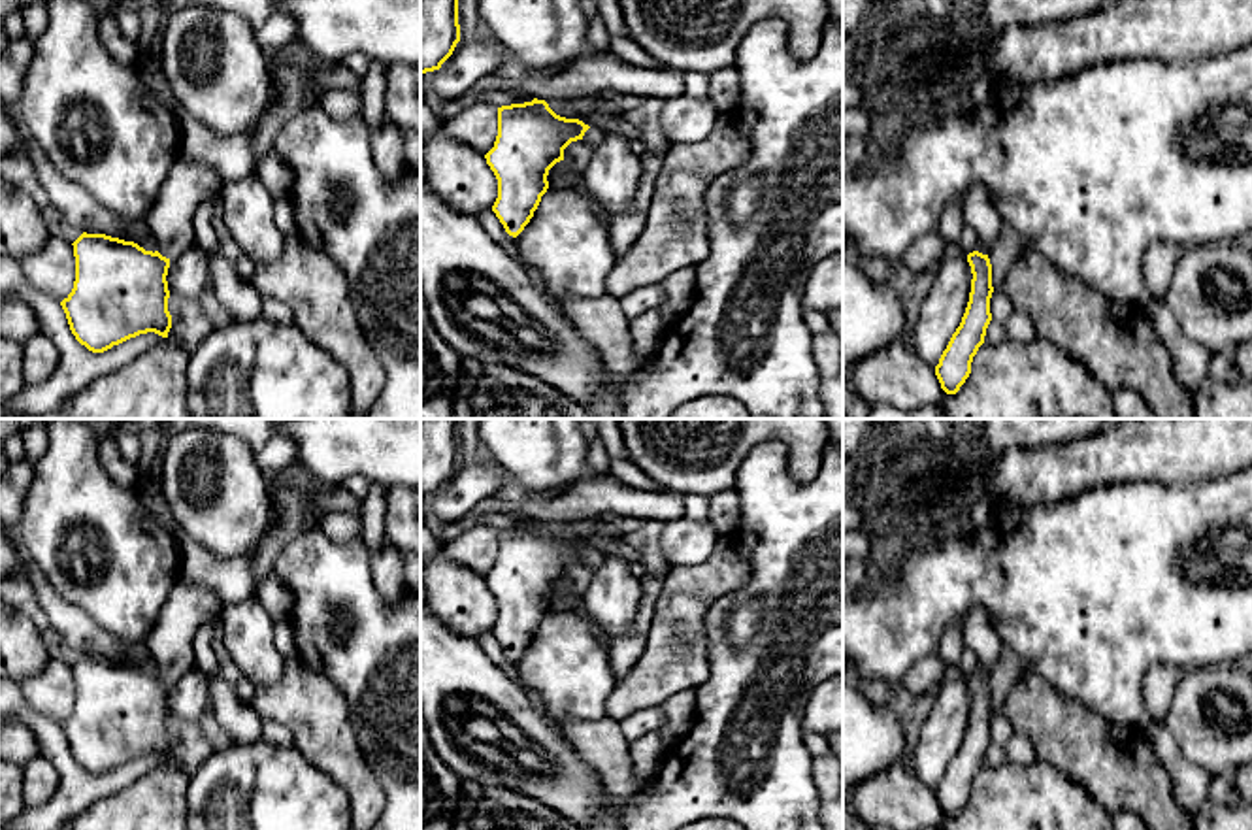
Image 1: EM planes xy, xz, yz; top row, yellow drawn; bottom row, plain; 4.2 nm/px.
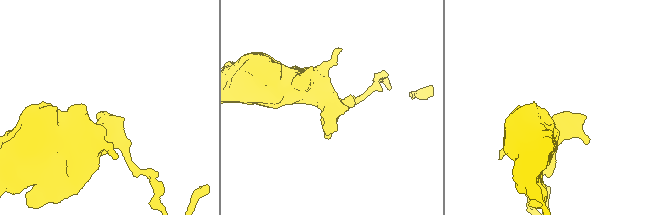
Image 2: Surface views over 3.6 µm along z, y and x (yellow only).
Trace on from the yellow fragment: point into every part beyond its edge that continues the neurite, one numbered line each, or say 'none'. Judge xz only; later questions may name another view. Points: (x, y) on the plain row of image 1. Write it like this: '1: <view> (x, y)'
1: xz (593, 559)

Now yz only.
1: yz (979, 634)

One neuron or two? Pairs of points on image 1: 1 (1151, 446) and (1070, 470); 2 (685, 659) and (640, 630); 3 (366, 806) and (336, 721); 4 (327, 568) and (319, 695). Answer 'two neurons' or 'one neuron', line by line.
1: one neuron
2: two neurons
3: one neuron
4: two neurons

